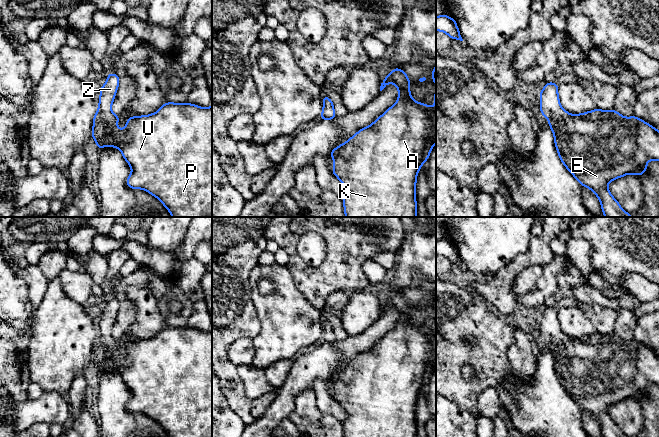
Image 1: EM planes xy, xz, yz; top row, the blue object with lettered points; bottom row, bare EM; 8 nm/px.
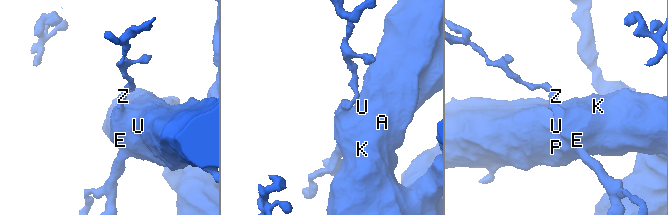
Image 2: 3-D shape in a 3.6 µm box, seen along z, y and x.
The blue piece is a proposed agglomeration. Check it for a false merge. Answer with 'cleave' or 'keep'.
keep

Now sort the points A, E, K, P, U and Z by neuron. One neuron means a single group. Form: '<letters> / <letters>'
A E K P U Z

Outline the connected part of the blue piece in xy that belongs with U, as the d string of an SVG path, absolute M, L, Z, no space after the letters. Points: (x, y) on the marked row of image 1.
M109 73L106 79L106 83L100 87L99 106L96 114L93 118L92 139L95 140L99 150L104 146L112 146L119 148L123 158L130 165L132 172L126 180L126 184L131 189L143 189L155 196L164 207L171 213L172 217L212 217L212 106L203 108L191 103L172 103L167 102L163 104L160 109L150 115L132 116L127 119L126 127L123 130L119 130L117 127L120 115L112 113L112 103L115 99L116 92L118 90L120 78L115 73Z

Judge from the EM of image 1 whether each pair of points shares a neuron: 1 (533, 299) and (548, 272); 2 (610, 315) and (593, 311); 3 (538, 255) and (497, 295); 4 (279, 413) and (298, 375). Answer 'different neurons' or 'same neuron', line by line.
1: same neuron
2: same neuron
3: same neuron
4: same neuron

